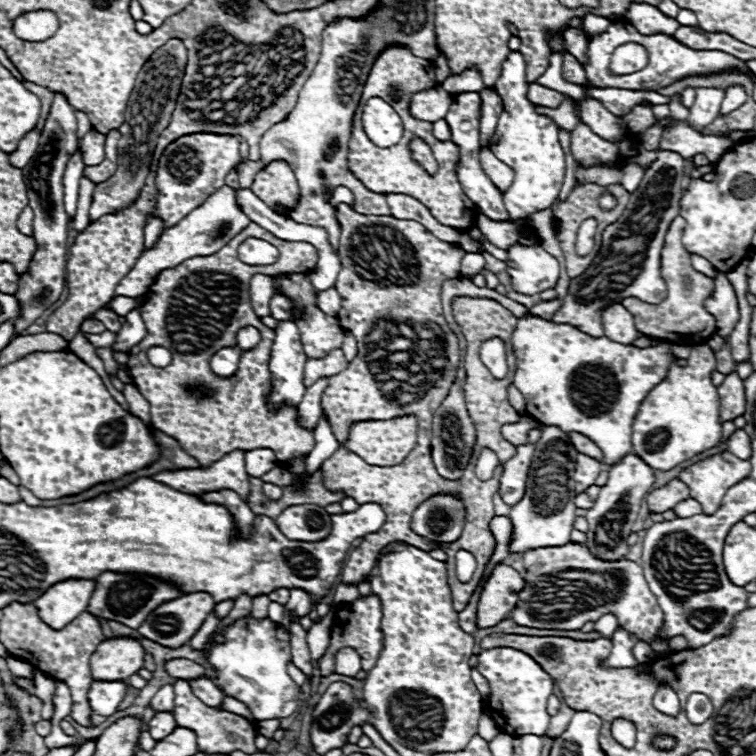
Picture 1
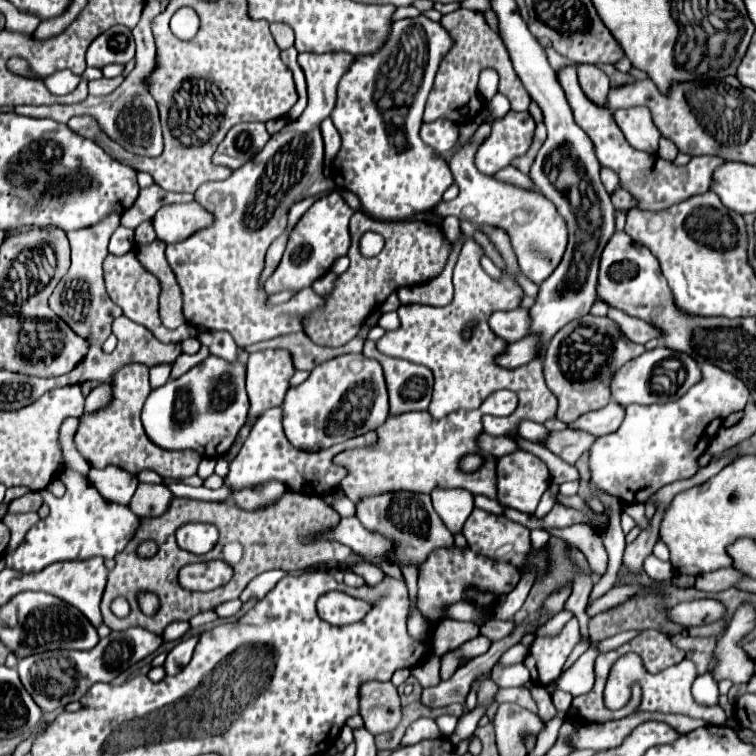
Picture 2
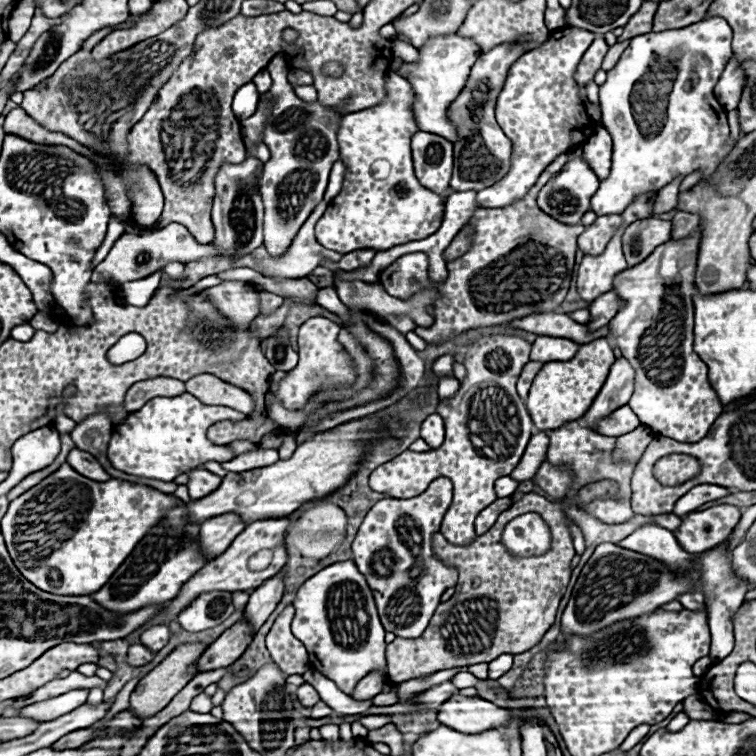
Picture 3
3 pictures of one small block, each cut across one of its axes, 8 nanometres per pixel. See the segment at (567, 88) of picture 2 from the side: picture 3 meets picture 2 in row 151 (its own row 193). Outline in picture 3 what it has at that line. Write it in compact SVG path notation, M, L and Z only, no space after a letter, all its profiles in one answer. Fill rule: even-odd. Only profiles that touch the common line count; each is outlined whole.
M710 16L706 20L700 20L696 24L678 30L640 34L630 40L630 46L622 52L618 64L612 70L608 70L608 80L600 86L602 122L614 140L614 154L612 154L612 168L608 178L600 180L600 188L590 200L590 208L598 216L622 214L624 208L638 194L648 190L660 190L680 174L688 176L694 170L702 170L702 180L706 180L716 172L718 164L724 162L724 158L734 148L734 144L728 144L730 128L728 128L726 108L722 108L722 104L716 100L714 86L718 84L724 66L732 58L730 40L732 40L732 28L720 16ZM654 72L656 74L674 72L674 82L664 84L662 76L658 76L656 84L652 84Z

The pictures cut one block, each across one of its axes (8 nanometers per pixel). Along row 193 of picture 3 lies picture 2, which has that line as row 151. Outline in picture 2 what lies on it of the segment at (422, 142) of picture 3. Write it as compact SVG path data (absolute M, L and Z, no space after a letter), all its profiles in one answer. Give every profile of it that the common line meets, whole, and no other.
M438 118L434 122L426 122L422 124L422 130L420 130L420 136L422 140L434 148L434 152L438 156L446 156L452 152L452 148L456 146L458 142L458 136L460 136L460 126L450 122L448 118Z

